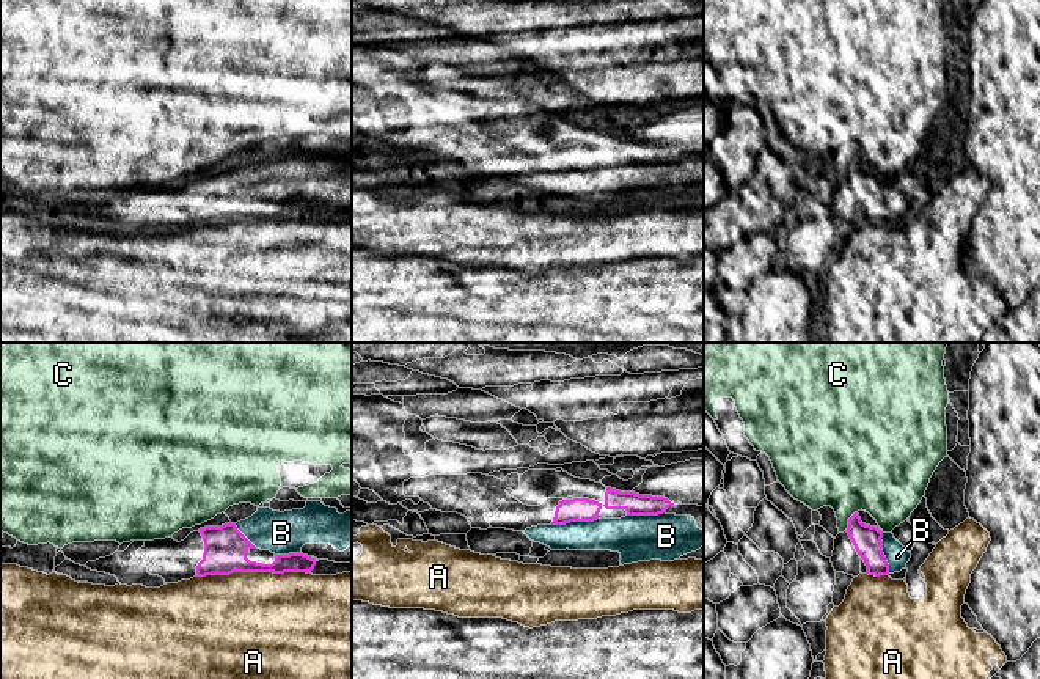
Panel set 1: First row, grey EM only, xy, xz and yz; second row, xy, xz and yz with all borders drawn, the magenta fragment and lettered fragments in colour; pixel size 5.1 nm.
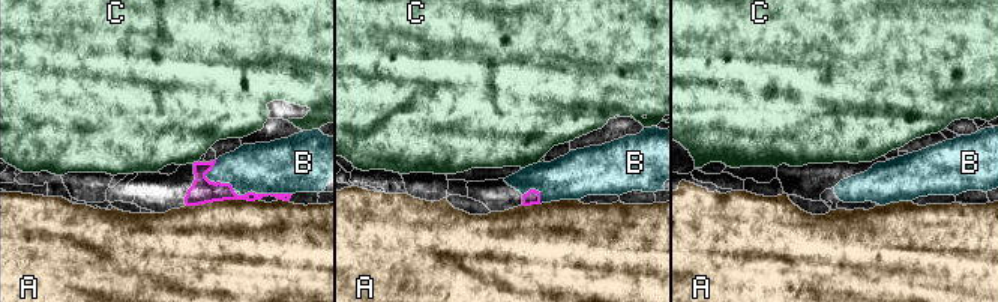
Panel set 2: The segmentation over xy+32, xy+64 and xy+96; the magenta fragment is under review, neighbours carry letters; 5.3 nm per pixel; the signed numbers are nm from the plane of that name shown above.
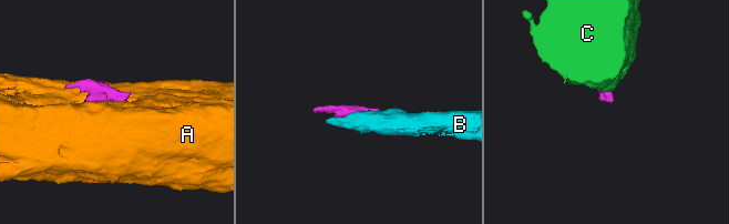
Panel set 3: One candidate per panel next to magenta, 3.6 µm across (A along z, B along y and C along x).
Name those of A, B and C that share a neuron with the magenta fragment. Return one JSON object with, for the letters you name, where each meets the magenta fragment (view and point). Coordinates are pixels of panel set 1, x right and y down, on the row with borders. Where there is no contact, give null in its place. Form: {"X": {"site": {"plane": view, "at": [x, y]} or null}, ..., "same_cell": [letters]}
{"B": {"site": {"plane": "xz", "at": [574, 521]}}, "same_cell": ["B"]}

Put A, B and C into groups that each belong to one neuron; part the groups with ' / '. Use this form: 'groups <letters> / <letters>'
groups A / B / C

